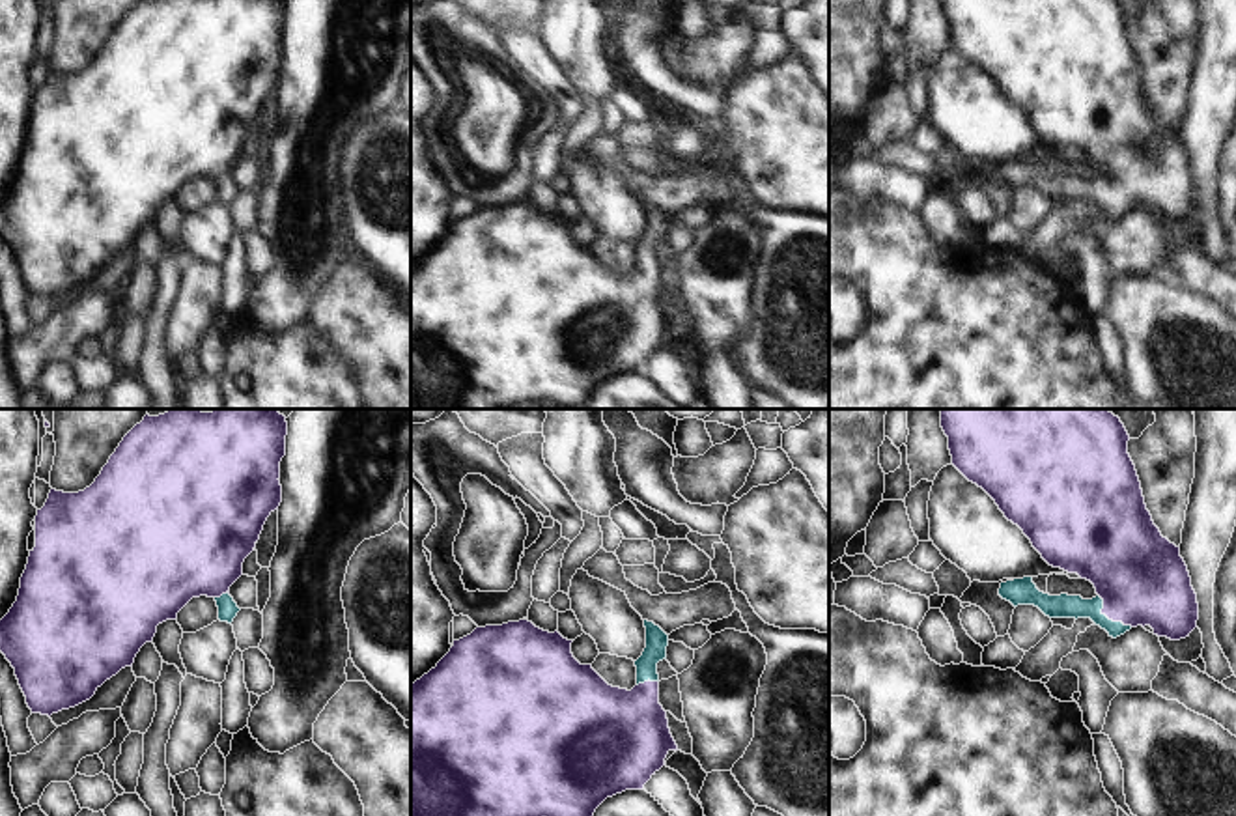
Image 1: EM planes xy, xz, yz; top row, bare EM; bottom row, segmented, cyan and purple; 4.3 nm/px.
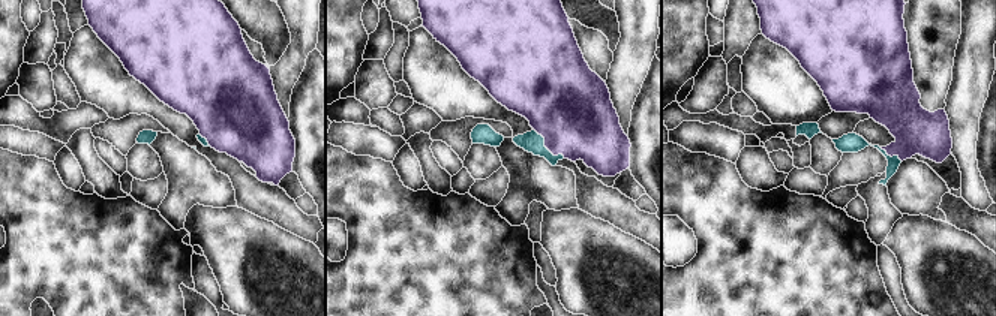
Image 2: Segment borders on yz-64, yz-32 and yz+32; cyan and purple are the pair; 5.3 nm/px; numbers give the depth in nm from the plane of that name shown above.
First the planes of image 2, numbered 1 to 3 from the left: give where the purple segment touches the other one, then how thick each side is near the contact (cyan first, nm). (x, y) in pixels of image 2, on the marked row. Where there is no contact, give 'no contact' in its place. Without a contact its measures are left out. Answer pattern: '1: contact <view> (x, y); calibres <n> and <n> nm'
1: contact yz-64 (206, 140); calibres 40 and 480 nm
2: contact yz-32 (545, 147); calibres 110 and 420 nm
3: contact yz+32 (890, 156); calibres 110 and 260 nm

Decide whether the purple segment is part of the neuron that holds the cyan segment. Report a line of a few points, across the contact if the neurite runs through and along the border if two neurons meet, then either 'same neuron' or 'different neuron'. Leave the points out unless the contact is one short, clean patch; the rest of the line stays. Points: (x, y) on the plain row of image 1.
yz (1063, 187), (1098, 191), (1108, 200), (1141, 159) | same neuron

